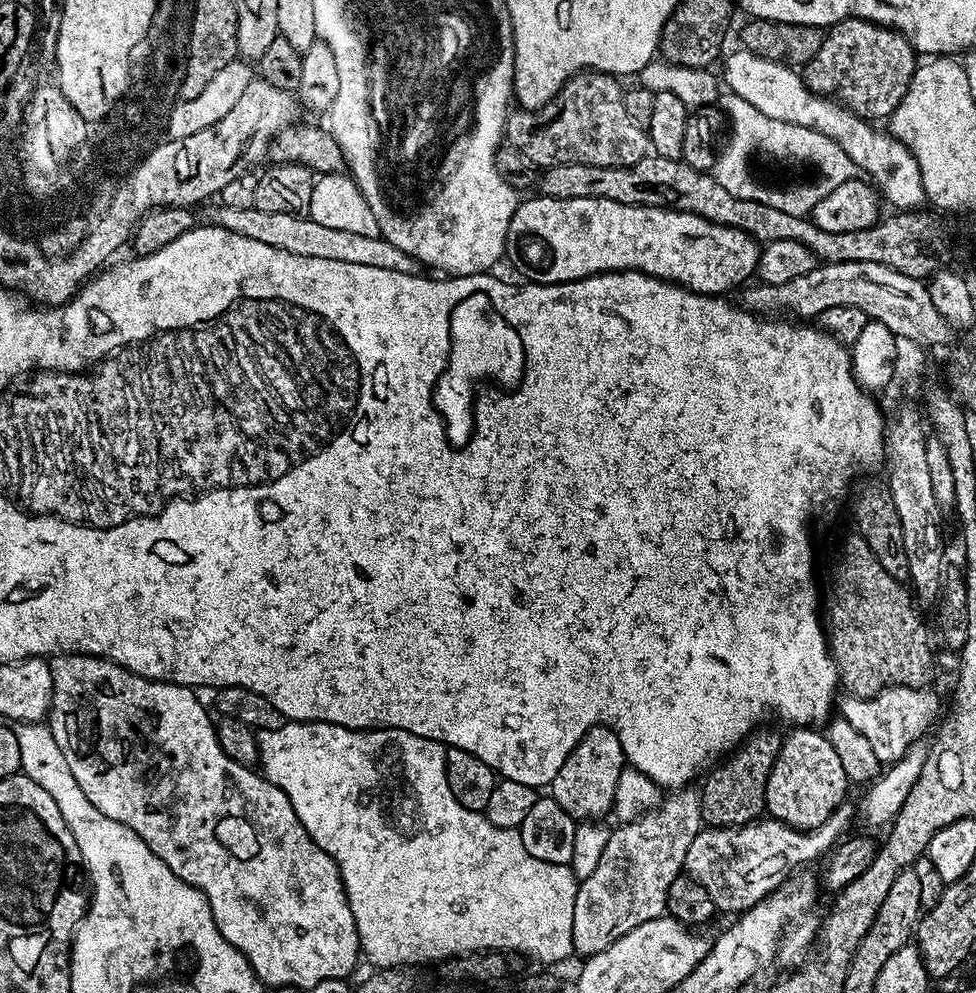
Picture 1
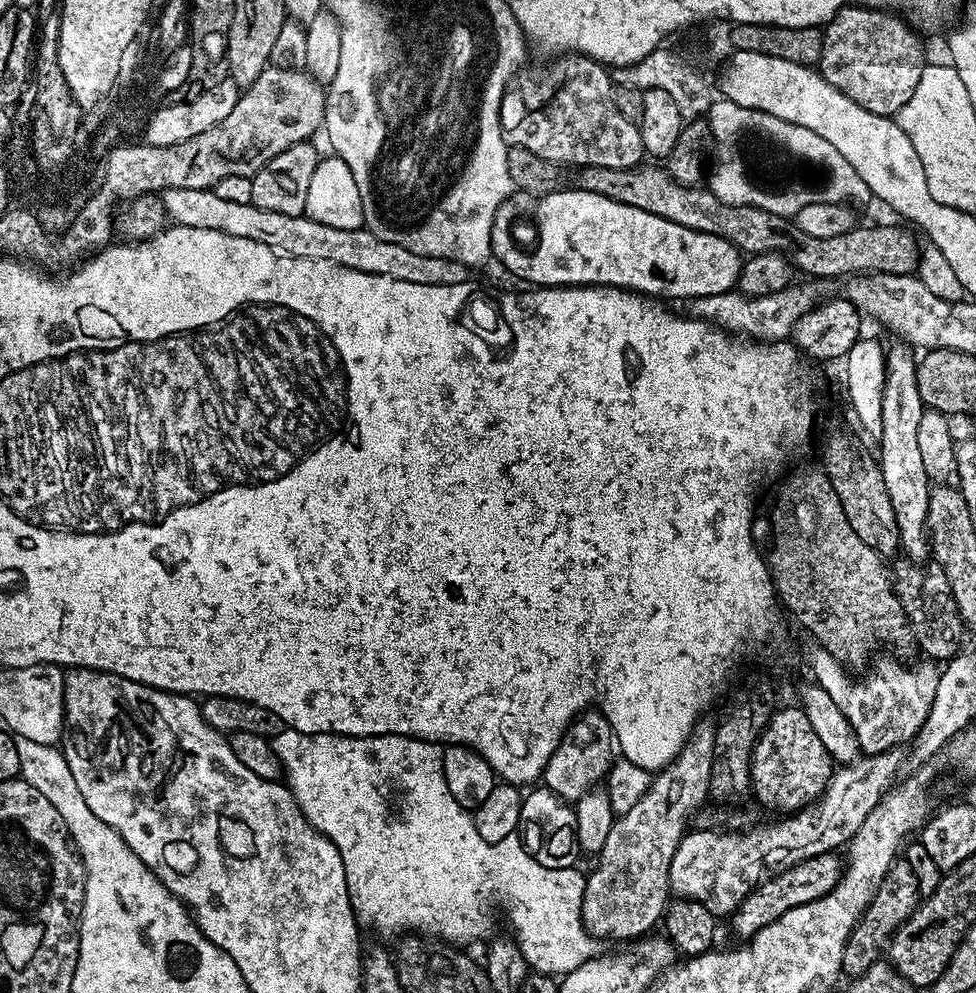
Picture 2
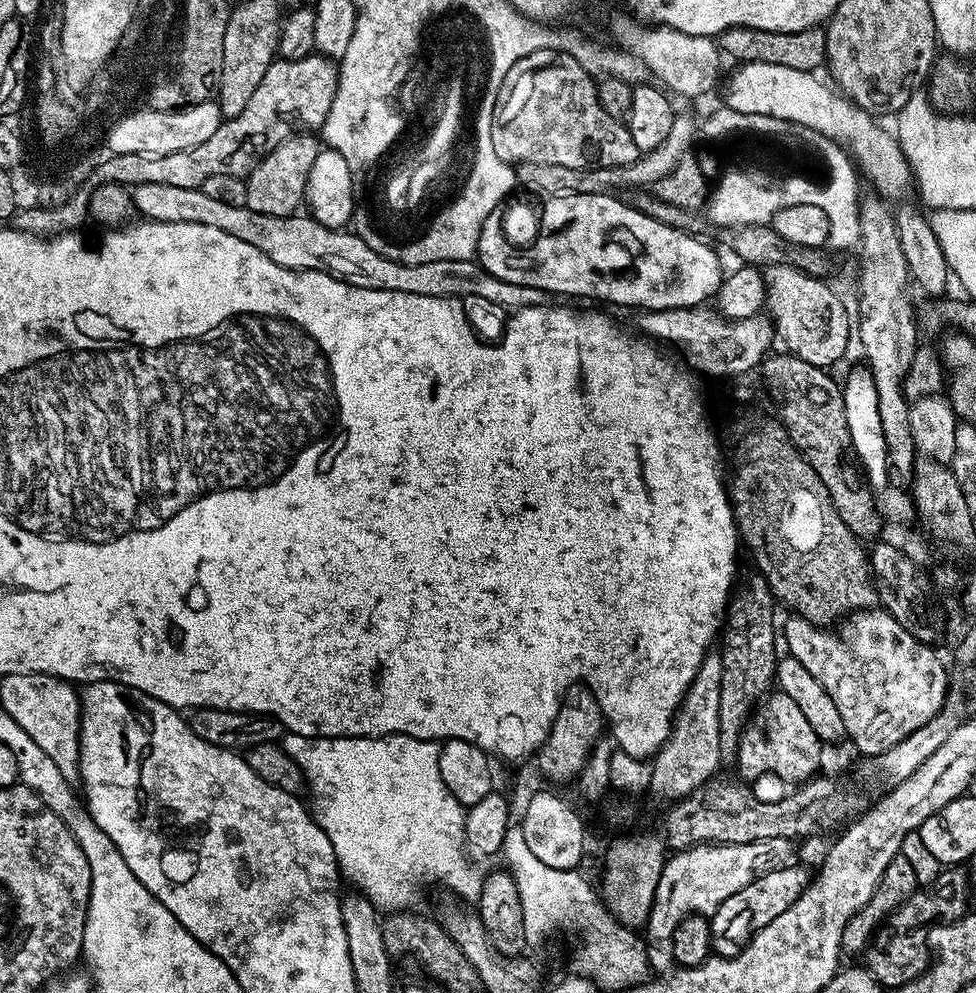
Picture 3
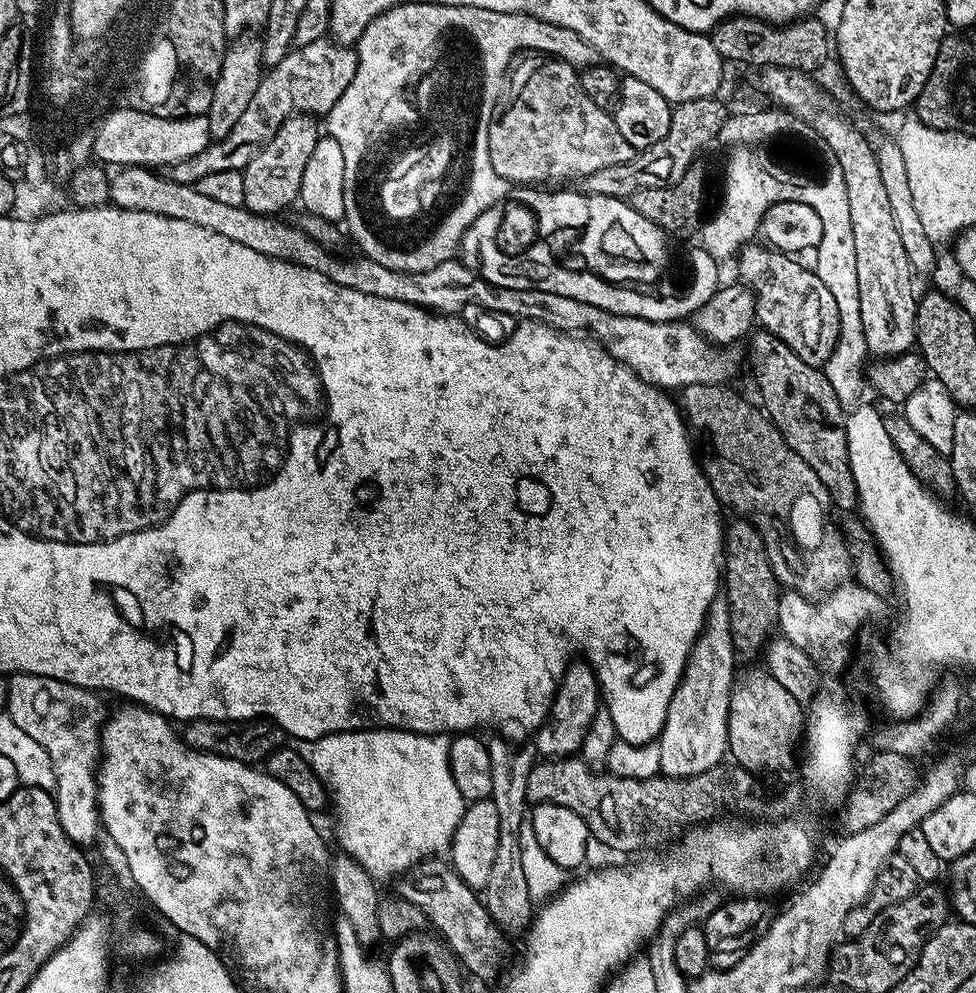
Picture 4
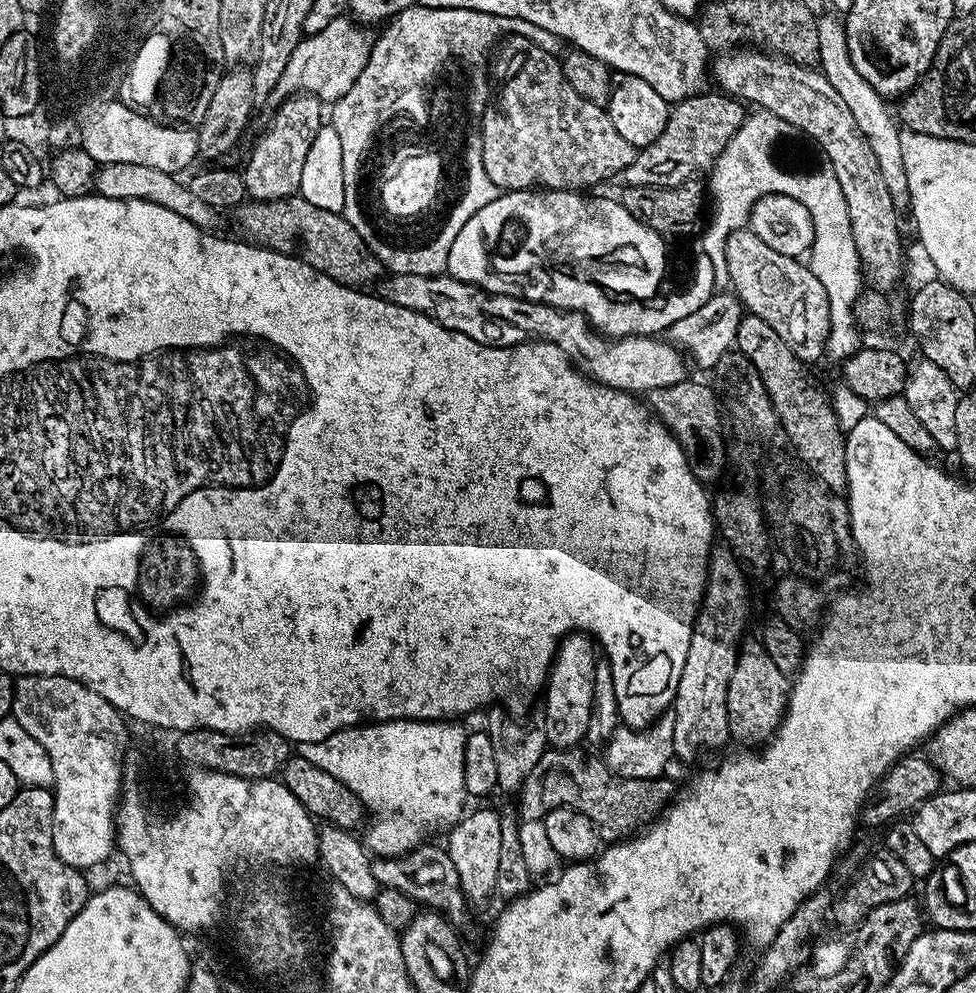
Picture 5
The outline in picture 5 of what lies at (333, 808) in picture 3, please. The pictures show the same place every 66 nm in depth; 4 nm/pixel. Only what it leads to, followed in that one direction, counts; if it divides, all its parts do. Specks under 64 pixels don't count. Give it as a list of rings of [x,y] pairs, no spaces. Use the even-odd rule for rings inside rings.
[[[385,720],[383,722],[372,722],[367,726],[357,726],[354,728],[344,728],[341,732],[330,734],[330,738],[319,740],[313,744],[299,745],[299,755],[306,757],[310,762],[314,762],[314,766],[318,766],[318,770],[326,770],[326,774],[334,774],[334,778],[338,778],[338,782],[342,782],[342,786],[346,786],[358,797],[369,813],[372,812],[376,817],[367,825],[368,833],[363,833],[362,840],[366,845],[369,853],[373,857],[387,857],[407,855],[408,852],[415,850],[423,845],[435,832],[443,833],[445,830],[451,829],[452,825],[460,821],[460,817],[465,815],[464,800],[466,801],[466,793],[464,791],[464,775],[462,774],[462,762],[466,752],[466,732],[465,729],[459,728],[459,723],[445,723],[442,720]]]

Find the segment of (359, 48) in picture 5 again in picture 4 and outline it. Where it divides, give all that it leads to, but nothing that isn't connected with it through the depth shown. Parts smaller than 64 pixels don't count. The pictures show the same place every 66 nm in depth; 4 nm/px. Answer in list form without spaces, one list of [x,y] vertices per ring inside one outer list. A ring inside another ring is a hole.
[[[331,38],[310,42],[310,46],[293,47],[286,58],[282,58],[282,62],[271,65],[265,71],[258,90],[254,90],[254,98],[250,98],[246,114],[238,118],[234,130],[230,130],[226,138],[209,143],[202,154],[194,154],[194,158],[186,158],[171,165],[166,172],[168,179],[195,186],[200,178],[205,178],[208,174],[241,171],[268,145],[270,138],[278,134],[286,118],[297,114],[320,118],[327,114],[336,105],[338,98],[342,98],[346,86],[354,82],[355,73],[355,47],[337,44]]]

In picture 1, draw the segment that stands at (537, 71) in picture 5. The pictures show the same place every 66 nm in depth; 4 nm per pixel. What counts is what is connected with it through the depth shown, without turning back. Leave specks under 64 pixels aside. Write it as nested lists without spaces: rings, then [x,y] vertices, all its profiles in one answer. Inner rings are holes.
[[[577,72],[576,75],[568,79],[563,86],[560,87],[560,95],[550,104],[543,104],[535,110],[516,110],[509,115],[506,121],[506,140],[509,145],[517,147],[522,153],[526,154],[526,158],[530,158],[532,164],[539,166],[541,169],[552,168],[556,164],[589,164],[590,166],[630,166],[634,162],[638,162],[644,156],[649,155],[650,145],[648,142],[648,134],[645,128],[638,126],[638,122],[634,122],[634,118],[630,118],[630,114],[626,114],[626,102],[624,101],[625,89],[620,88],[621,81],[615,76],[610,76],[606,72]]]

